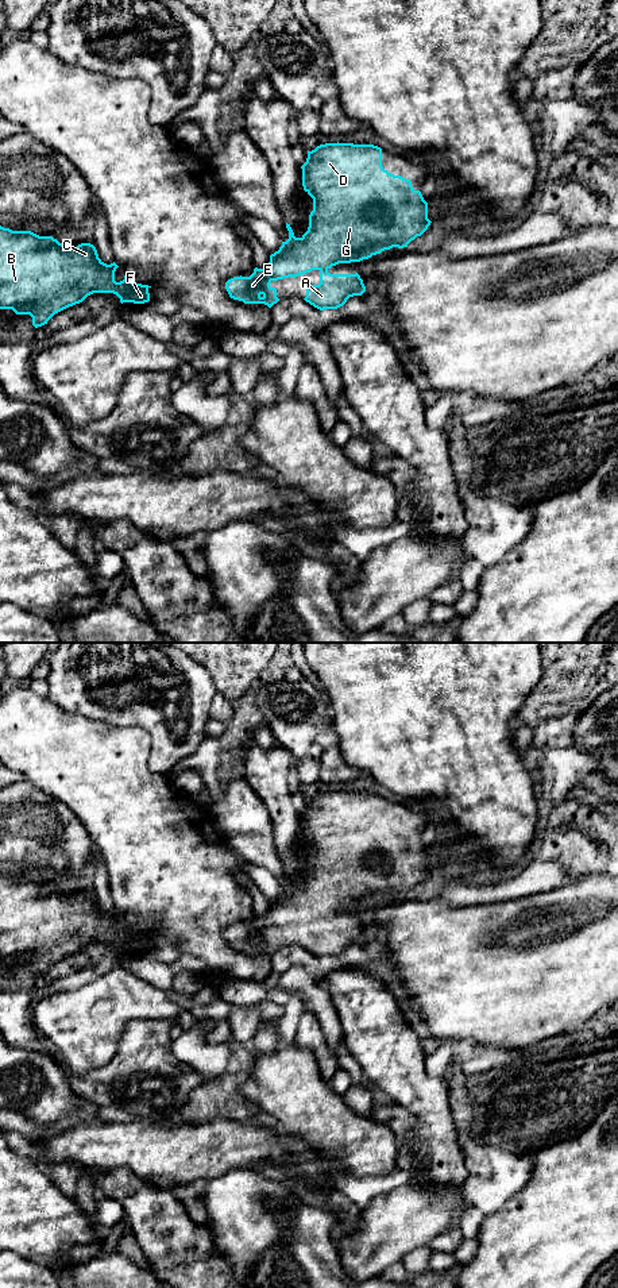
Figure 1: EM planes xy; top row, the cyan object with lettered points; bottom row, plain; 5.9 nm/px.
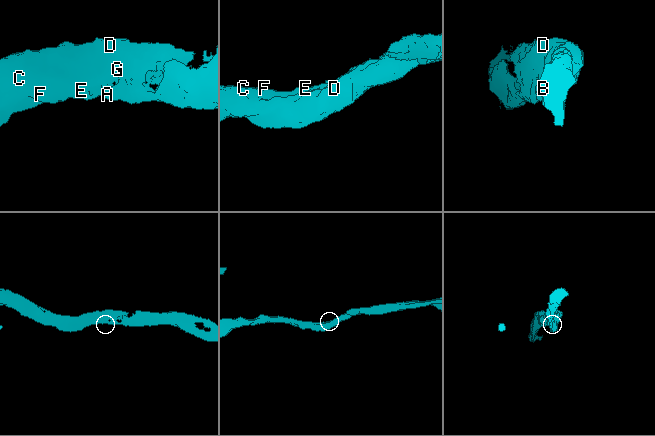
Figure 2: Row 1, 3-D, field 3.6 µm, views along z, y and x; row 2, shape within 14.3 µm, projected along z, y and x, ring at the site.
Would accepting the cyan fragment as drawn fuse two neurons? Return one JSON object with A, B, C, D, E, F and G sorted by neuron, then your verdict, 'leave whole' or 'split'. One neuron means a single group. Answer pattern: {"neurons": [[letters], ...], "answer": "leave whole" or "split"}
{"neurons": [["A", "B", "C", "D", "E", "F", "G"]], "answer": "leave whole"}

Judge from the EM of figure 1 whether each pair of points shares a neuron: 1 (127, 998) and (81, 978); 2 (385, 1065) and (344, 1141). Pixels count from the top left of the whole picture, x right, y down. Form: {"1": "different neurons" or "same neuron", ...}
{"1": "different neurons", "2": "different neurons"}

